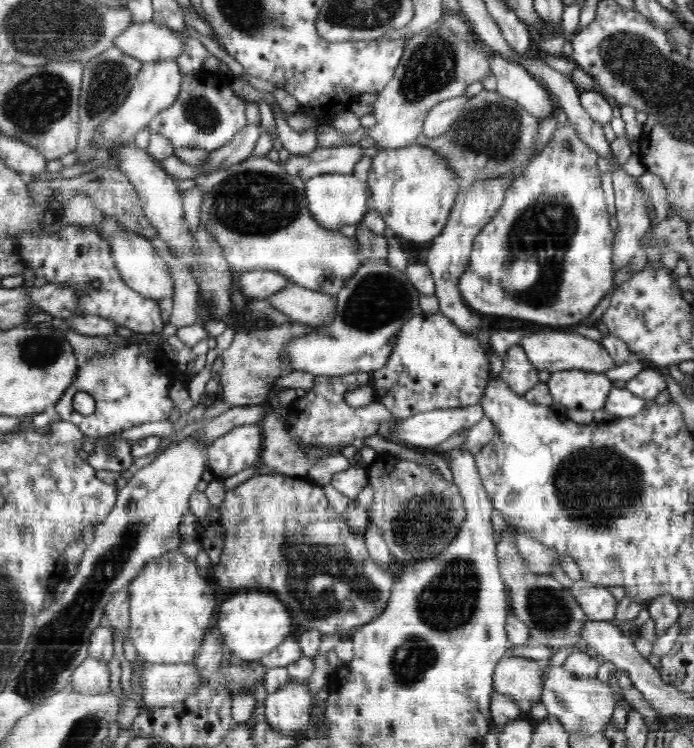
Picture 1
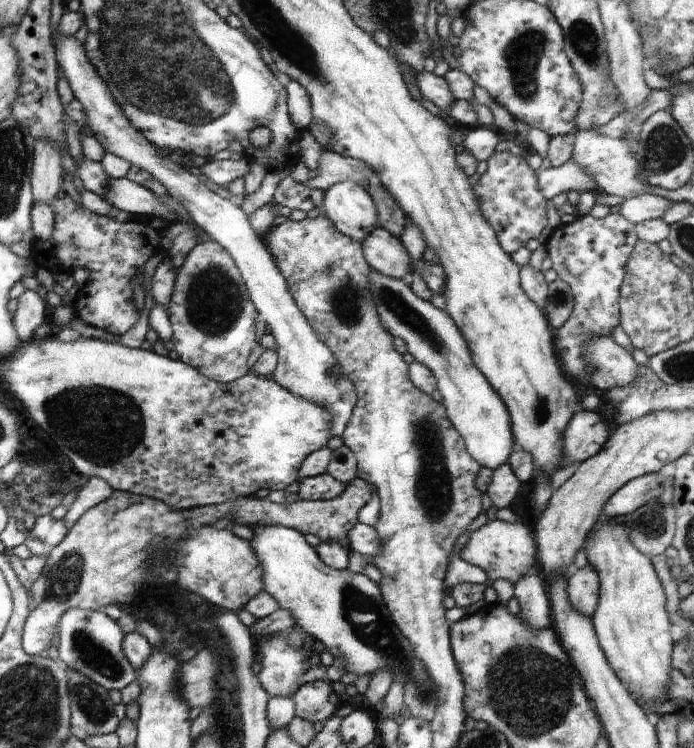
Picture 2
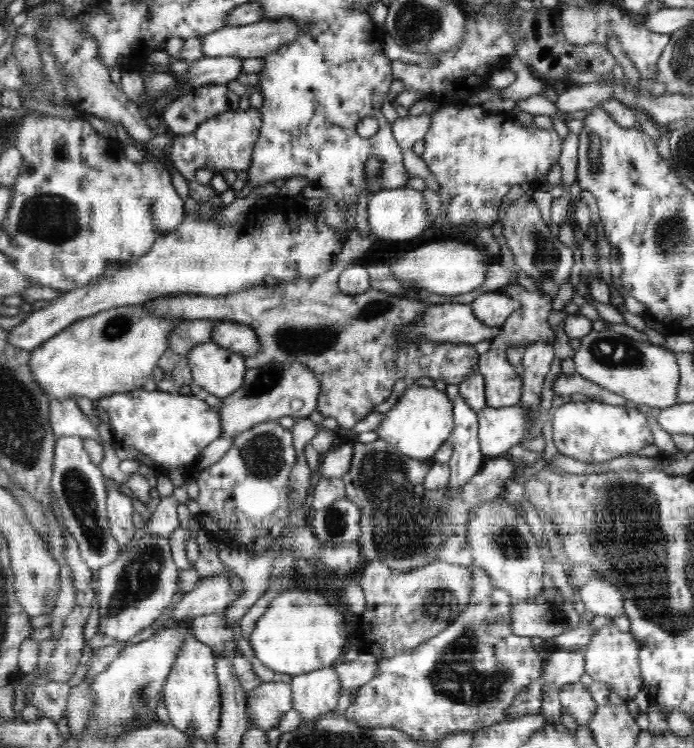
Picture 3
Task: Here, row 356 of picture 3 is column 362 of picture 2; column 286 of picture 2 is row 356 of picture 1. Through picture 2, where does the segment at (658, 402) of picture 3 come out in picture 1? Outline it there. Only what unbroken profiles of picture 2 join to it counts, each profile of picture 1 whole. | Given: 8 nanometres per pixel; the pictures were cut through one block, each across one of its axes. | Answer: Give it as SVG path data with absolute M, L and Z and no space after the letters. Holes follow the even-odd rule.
M540 327L537 332L530 332L520 342L526 351L530 363L539 371L549 371L551 374L559 371L582 370L596 373L608 373L617 368L617 363L600 342L582 336L576 332L566 332L556 328Z

